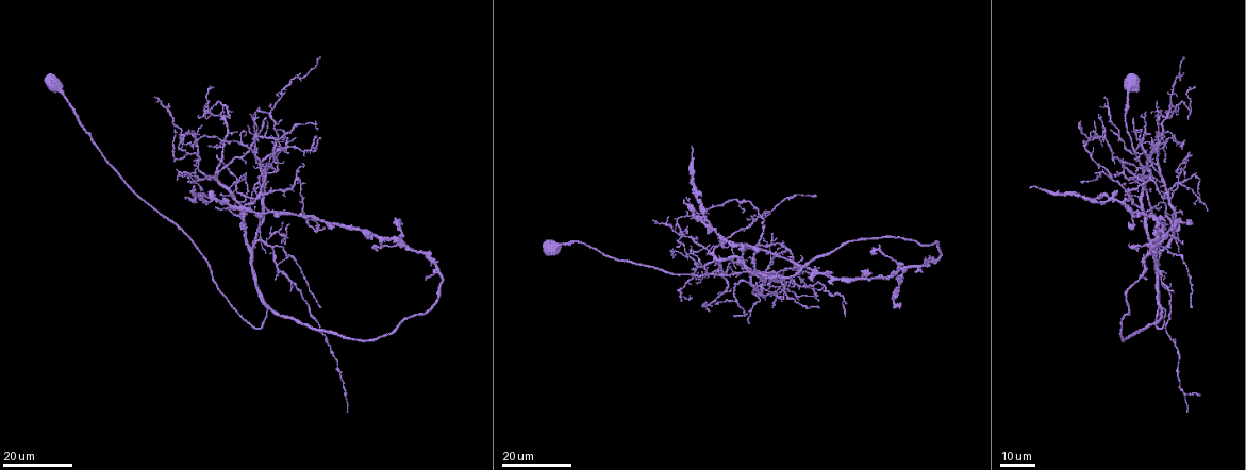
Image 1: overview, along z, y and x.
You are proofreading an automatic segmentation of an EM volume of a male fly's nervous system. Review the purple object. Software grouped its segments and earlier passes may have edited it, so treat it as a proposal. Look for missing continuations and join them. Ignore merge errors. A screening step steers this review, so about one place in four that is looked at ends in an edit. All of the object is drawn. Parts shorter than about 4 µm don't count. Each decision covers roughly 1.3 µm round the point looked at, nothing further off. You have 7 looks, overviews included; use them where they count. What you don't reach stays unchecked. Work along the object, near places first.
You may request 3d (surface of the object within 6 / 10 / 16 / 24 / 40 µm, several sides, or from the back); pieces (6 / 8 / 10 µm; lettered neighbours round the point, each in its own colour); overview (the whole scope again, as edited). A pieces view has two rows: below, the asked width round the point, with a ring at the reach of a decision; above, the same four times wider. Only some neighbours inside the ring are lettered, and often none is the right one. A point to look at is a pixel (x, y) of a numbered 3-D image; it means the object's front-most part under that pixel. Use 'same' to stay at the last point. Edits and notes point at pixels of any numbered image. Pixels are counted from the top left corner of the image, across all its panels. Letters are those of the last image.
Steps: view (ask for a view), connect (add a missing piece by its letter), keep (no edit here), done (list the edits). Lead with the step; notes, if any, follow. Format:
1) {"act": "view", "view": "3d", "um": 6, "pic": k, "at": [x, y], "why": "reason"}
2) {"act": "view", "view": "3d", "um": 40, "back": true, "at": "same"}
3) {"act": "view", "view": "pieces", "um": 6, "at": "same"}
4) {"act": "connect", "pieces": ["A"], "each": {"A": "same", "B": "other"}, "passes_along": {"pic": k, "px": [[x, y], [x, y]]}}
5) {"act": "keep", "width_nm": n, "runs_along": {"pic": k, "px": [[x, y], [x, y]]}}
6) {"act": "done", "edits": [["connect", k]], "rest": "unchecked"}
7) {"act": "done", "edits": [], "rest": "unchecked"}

{"act": "view", "view": "3d", "um": 16, "pic": 1, "at": [290, 290], "why": "tapers out"}

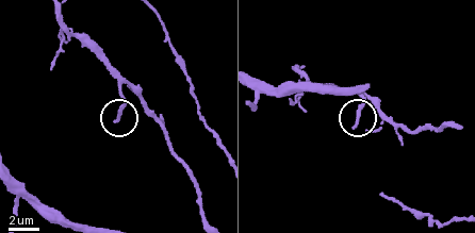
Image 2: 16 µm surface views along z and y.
{"act": "view", "view": "pieces", "um": 8, "pic": 2, "at": [356, 125], "why": "what lies round it"}

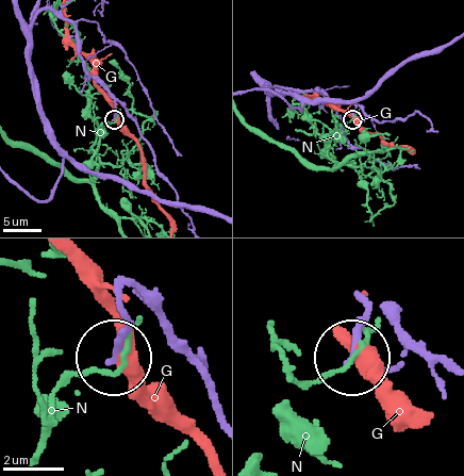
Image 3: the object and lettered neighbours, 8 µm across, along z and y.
{"act": "keep", "each": {"G": "other", "N": "other"}, "runs_along": {"pic": 3, "px": [[354, 296], [362, 311], [354, 355]]}, "found": "none of them fits"}

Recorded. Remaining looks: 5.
{"act": "view", "view": "3d", "um": 16, "pic": 1, "at": [1190, 306], "why": "an open end"}

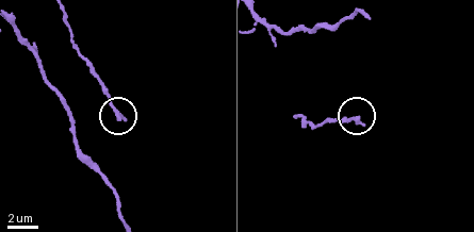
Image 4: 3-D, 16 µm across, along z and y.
{"act": "view", "view": "pieces", "um": 8, "pic": 4, "at": [362, 122], "why": "see the neighbours"}

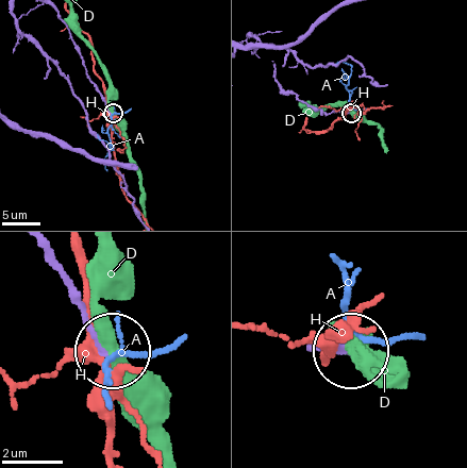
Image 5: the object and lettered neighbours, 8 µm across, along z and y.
{"act": "keep", "width_nm": 290, "each": {"A": "other", "D": "other", "H": "other"}, "runs_along": {"pic": 5, "px": [[45, 251], [105, 348]]}, "found": "none of them fits"}

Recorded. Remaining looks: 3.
{"act": "view", "view": "3d", "um": 24, "pic": 1, "at": [430, 267], "why": "tapers out"}

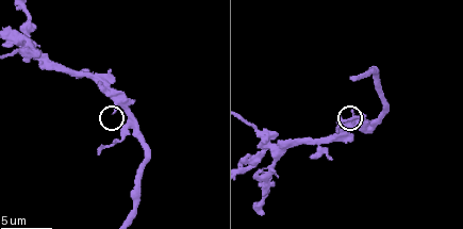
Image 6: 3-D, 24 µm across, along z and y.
{"act": "view", "view": "pieces", "um": 8, "pic": 6, "at": [114, 113]}

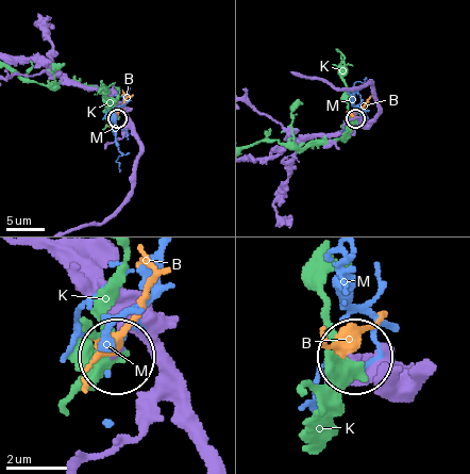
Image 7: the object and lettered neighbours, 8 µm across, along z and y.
{"act": "keep", "width_nm": 170, "each": {"B": "other", "K": "other", "M": "other"}, "found": "none of them fits"}

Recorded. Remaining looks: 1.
{"act": "done", "edits": [], "rest": "unchecked"}

